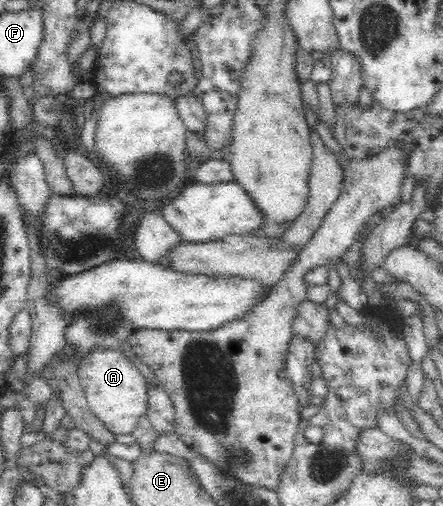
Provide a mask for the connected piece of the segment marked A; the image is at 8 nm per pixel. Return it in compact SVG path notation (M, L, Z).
M92 348L78 362L76 375L80 381L80 387L84 389L90 410L106 425L110 432L130 434L135 429L138 419L147 412L146 380L139 369L117 348Z

